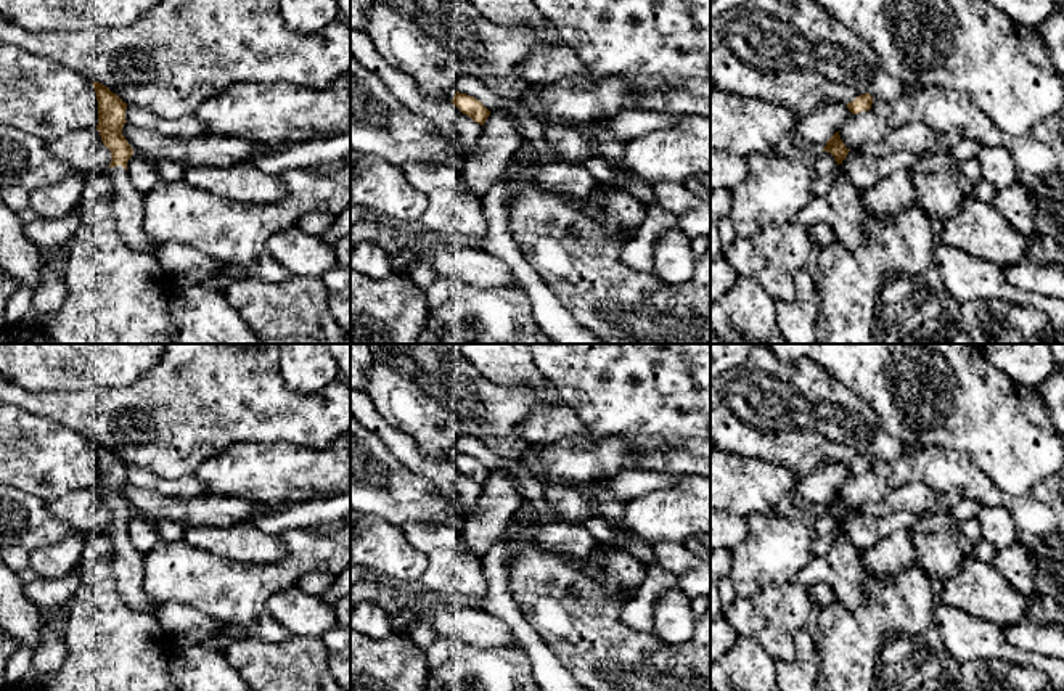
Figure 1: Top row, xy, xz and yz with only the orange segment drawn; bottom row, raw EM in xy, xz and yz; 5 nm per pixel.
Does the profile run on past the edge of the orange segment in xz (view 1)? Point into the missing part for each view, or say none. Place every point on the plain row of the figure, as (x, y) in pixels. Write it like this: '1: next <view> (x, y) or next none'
1: next none

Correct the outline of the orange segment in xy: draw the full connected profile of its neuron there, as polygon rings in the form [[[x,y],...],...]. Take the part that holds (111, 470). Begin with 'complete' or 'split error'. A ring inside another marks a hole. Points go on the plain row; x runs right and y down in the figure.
split error; [[[92,442],[98,461],[98,485],[103,505],[111,511],[106,534],[113,542],[113,567],[122,601],[138,614],[151,612],[151,599],[143,588],[143,554],[138,553],[127,534],[127,522],[133,514],[122,495],[127,463],[100,442]]]

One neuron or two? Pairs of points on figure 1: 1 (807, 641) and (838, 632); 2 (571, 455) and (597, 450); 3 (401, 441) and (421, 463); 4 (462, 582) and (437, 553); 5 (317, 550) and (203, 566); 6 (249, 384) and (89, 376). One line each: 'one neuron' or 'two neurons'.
1: two neurons
2: one neuron
3: one neuron
4: one neuron
5: one neuron
6: two neurons

